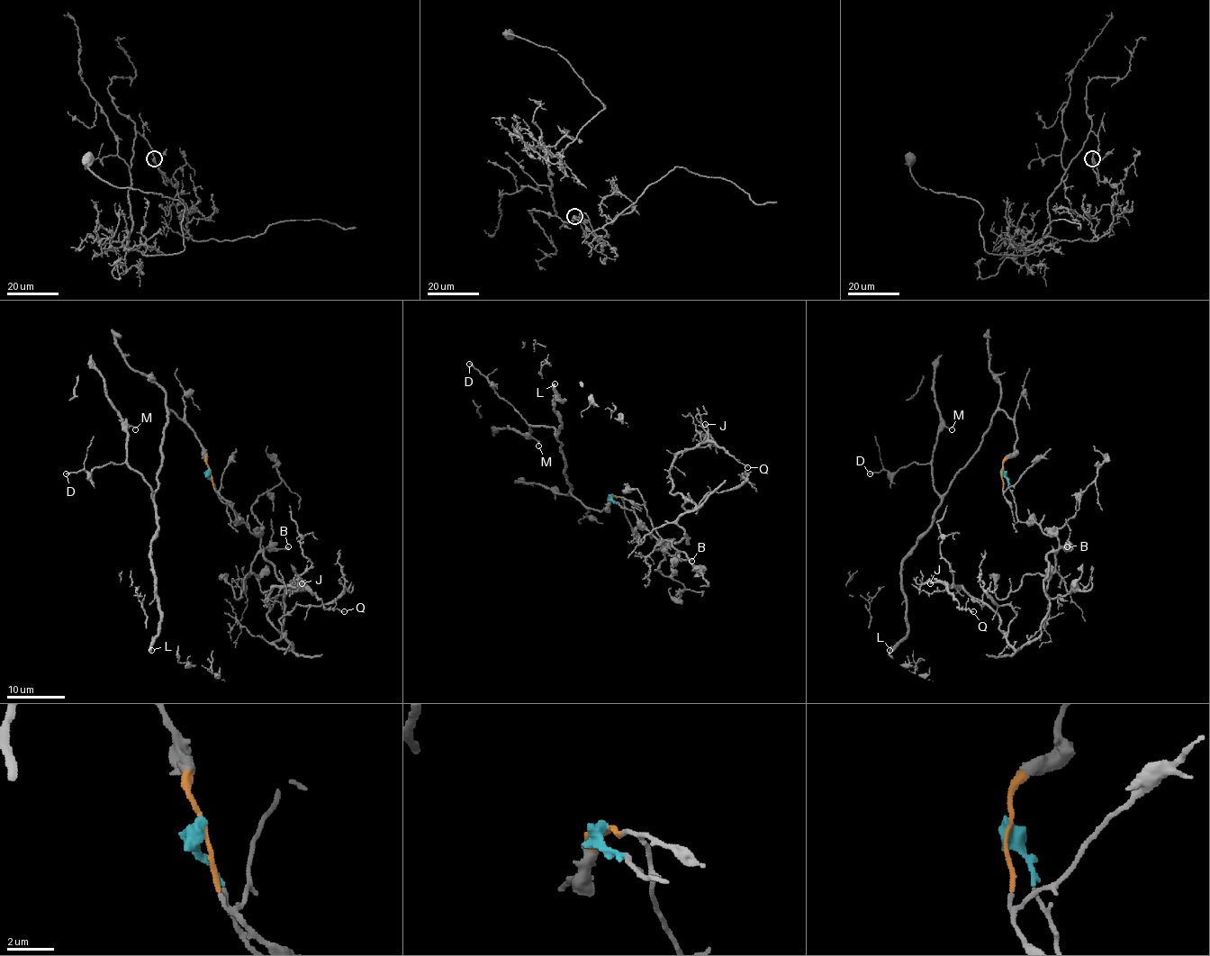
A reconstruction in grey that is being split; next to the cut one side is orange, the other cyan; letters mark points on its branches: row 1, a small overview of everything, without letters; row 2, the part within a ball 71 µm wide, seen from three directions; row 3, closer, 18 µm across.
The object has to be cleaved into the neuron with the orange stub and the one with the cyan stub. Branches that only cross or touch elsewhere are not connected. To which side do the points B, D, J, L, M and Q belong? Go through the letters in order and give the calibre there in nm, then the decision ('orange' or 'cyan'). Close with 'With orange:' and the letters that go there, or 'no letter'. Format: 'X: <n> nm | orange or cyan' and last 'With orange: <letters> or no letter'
B: 240 nm | cyan
D: 200 nm | orange
J: 150 nm | cyan
L: 420 nm | orange
M: 140 nm | orange
Q: 110 nm | cyan
With orange: D, L, M

